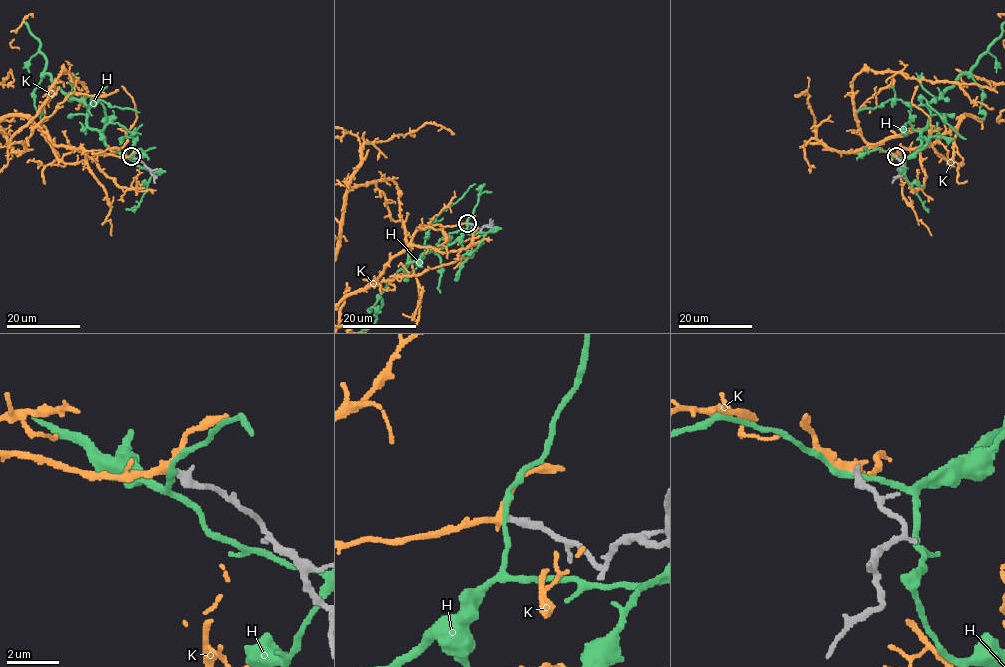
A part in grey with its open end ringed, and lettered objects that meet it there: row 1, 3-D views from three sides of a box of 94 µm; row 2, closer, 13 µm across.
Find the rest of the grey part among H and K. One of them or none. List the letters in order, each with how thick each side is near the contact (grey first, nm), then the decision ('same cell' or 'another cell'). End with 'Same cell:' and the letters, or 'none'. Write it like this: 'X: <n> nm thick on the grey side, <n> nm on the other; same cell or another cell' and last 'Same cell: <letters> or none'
H: 320 nm thick on the grey side, 200 nm on the other; another cell
K: 320 nm thick on the grey side, 320 nm on the other; same cell
Same cell: K

